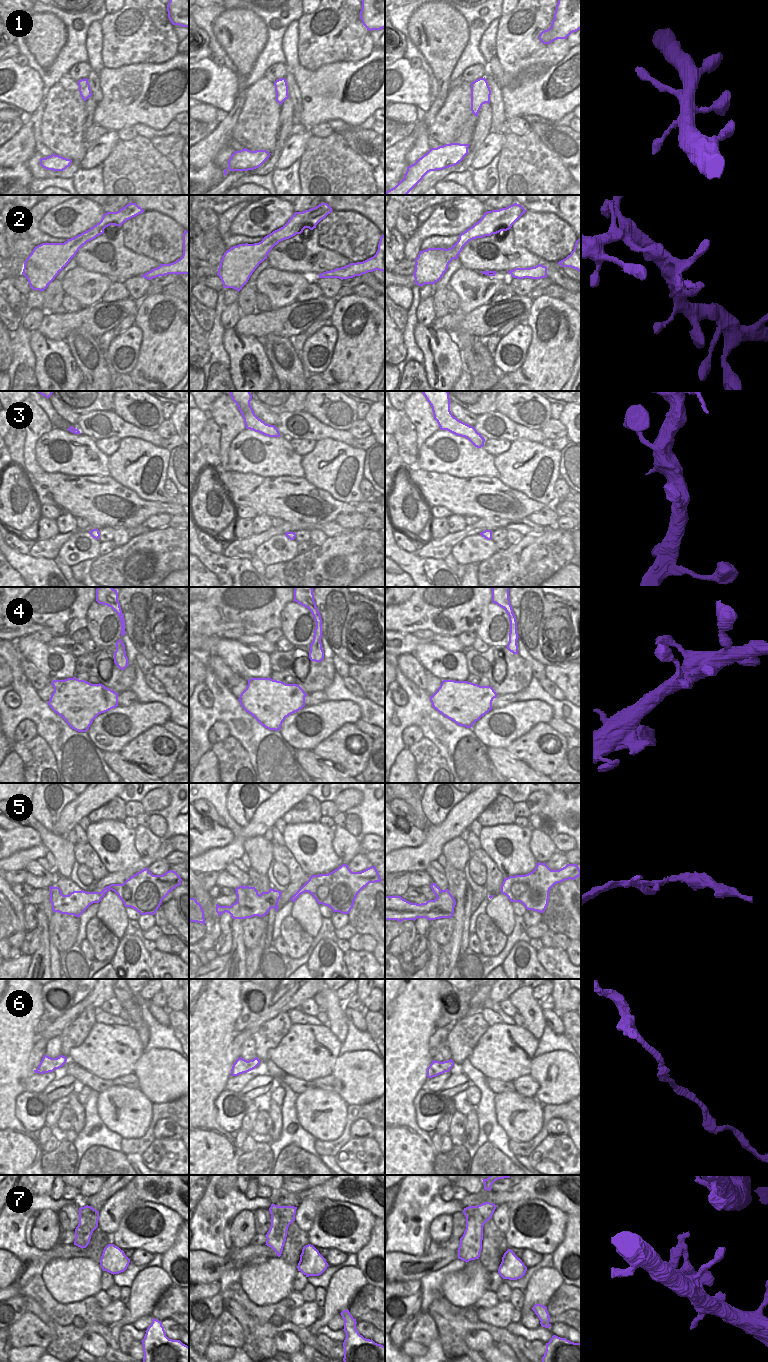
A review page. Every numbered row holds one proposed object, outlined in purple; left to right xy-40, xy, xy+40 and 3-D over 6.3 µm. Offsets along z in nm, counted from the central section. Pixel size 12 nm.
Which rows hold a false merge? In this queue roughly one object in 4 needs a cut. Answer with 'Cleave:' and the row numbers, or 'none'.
Cleave: 5, 6, 7

